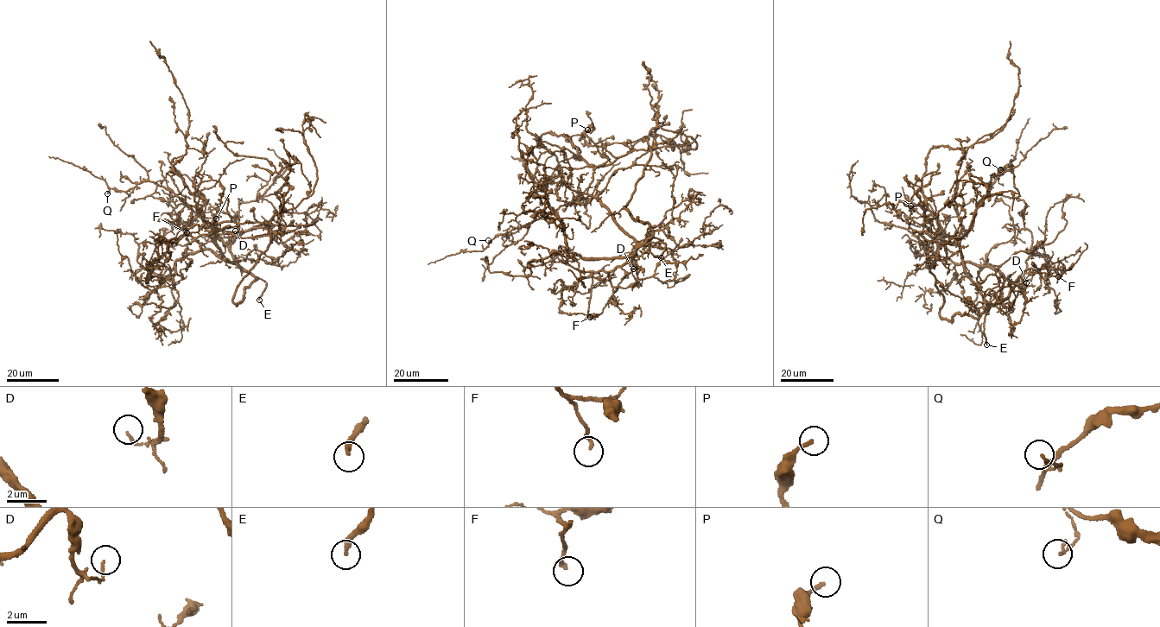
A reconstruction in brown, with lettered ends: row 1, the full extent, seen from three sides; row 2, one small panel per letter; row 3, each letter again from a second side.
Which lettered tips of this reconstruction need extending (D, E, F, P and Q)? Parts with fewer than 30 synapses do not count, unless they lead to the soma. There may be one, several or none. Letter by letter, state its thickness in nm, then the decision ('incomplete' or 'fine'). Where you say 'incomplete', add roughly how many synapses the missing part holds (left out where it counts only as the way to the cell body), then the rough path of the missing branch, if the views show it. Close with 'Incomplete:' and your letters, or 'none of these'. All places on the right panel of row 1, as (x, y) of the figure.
D: 120 nm | fine
E: 260 nm | incomplete | (986, 345), (980, 351), (968, 347), (949, 351), (936, 362), (922, 357), (919, 371), (910, 370), (901, 359)
F: 170 nm | fine
P: 180 nm | fine
Q: 140 nm | fine
Incomplete: E

